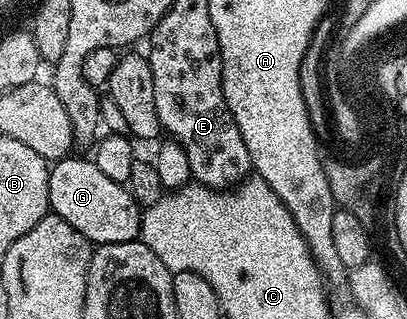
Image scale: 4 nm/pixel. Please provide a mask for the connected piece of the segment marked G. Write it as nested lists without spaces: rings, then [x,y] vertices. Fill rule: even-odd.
[[[64,157],[50,168],[47,198],[50,210],[73,225],[92,245],[136,242],[141,235],[141,208],[130,190],[122,183],[109,181],[90,158],[71,158]]]

